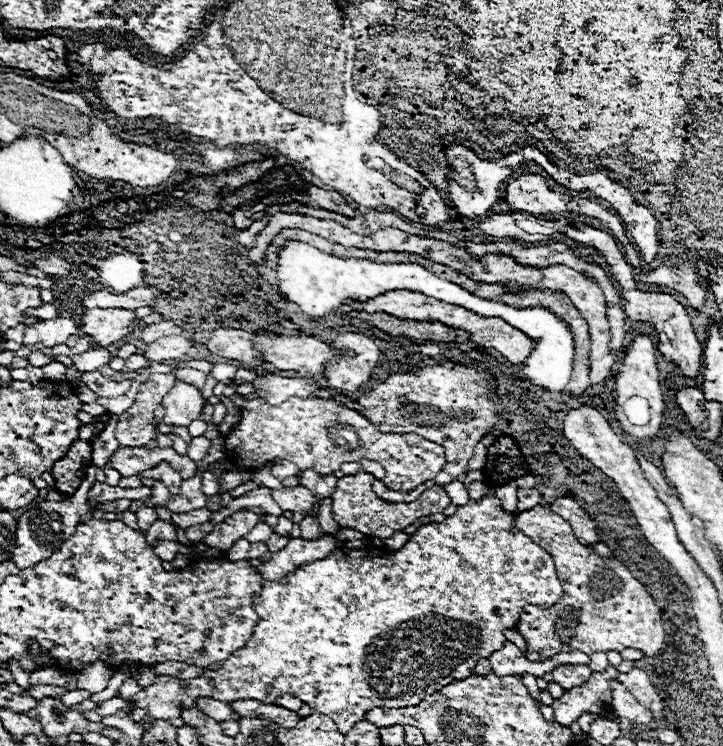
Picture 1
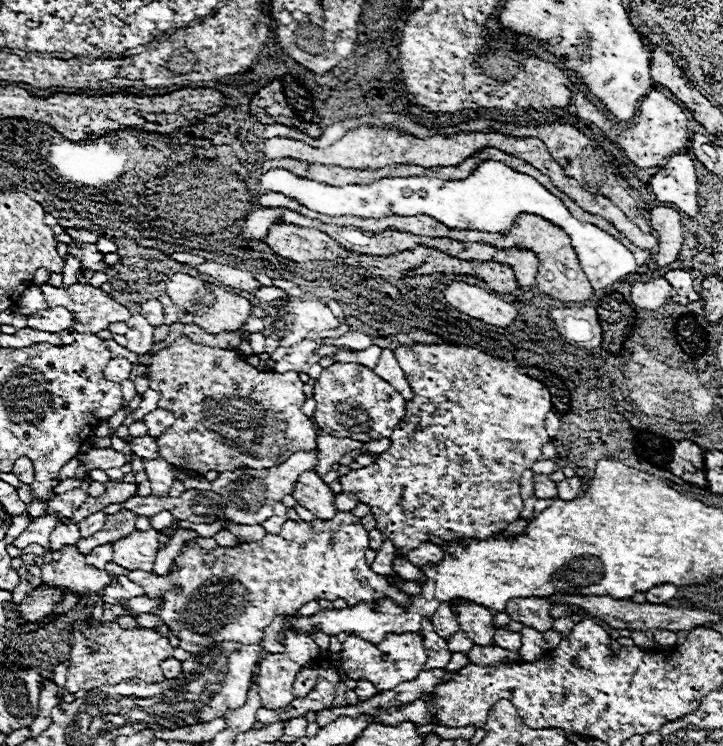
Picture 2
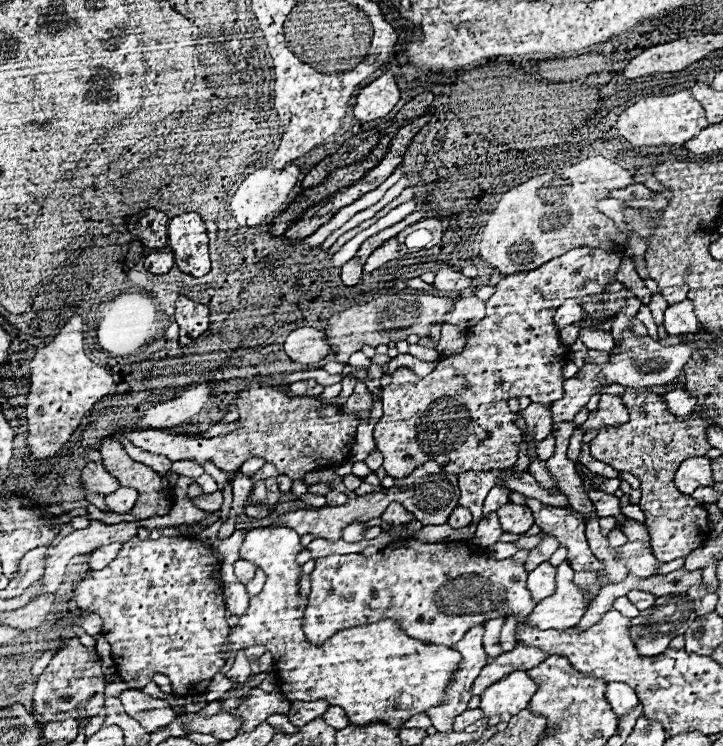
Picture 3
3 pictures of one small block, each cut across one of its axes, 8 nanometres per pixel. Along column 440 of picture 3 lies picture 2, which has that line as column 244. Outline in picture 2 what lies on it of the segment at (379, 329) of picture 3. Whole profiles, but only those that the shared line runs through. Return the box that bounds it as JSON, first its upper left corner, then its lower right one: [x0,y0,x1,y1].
[166,272,252,334]

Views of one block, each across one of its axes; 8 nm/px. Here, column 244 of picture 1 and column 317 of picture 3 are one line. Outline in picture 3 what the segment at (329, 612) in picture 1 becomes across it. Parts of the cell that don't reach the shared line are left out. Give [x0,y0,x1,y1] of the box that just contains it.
[222,526,462,728]

